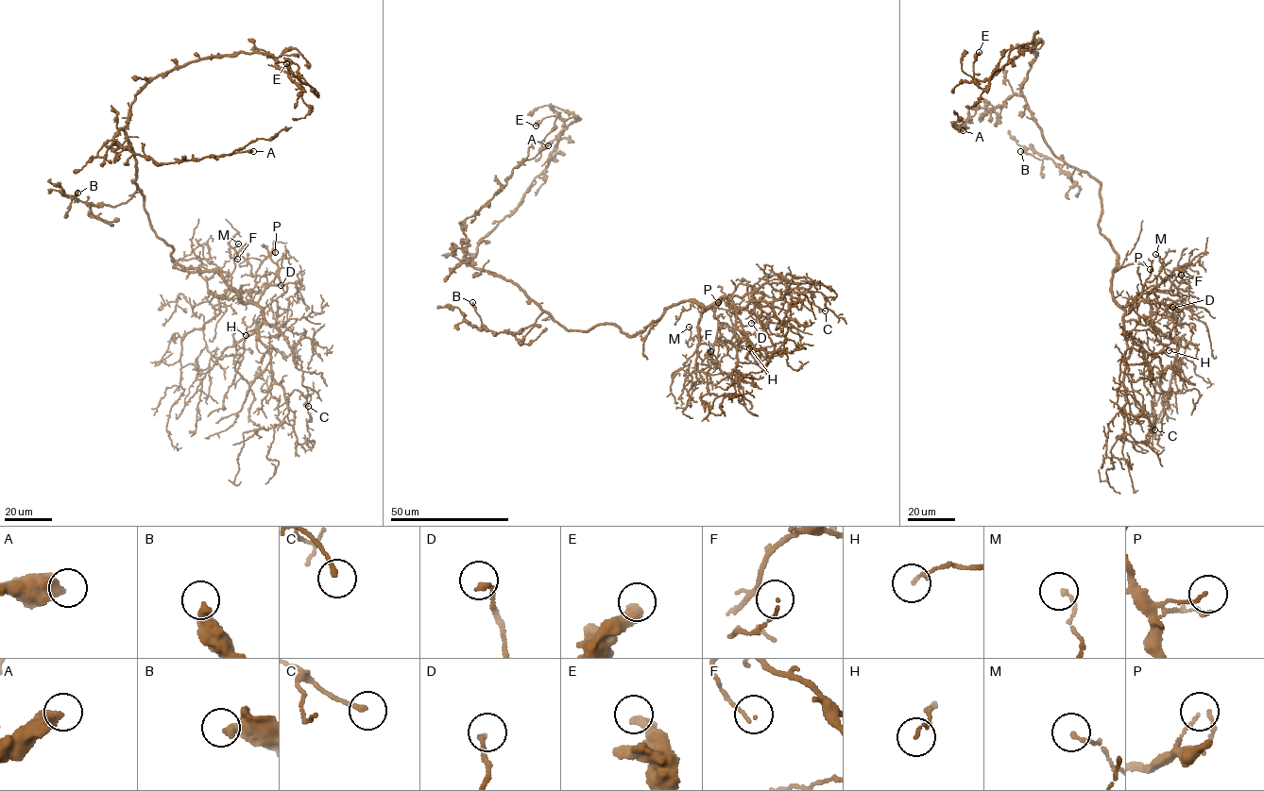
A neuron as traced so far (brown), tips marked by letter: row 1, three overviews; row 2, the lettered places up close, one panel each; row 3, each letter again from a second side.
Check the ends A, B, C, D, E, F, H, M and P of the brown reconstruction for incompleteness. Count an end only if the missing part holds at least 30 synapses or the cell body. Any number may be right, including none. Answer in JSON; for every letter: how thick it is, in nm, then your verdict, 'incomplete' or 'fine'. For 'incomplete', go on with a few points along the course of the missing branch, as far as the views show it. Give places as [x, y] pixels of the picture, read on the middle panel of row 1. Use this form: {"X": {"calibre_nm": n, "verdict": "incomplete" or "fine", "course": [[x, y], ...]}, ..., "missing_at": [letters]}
{"A": {"calibre_nm": 440, "verdict": "fine"}, "B": {"calibre_nm": 400, "verdict": "fine"}, "C": {"calibre_nm": 170, "verdict": "fine"}, "D": {"calibre_nm": 200, "verdict": "fine"}, "E": {"calibre_nm": 400, "verdict": "fine"}, "F": {"calibre_nm": 90, "verdict": "fine"}, "H": {"calibre_nm": 120, "verdict": "fine"}, "M": {"calibre_nm": 140, "verdict": "fine"}, "P": {"calibre_nm": 100, "verdict": "fine"}, "missing_at": []}

